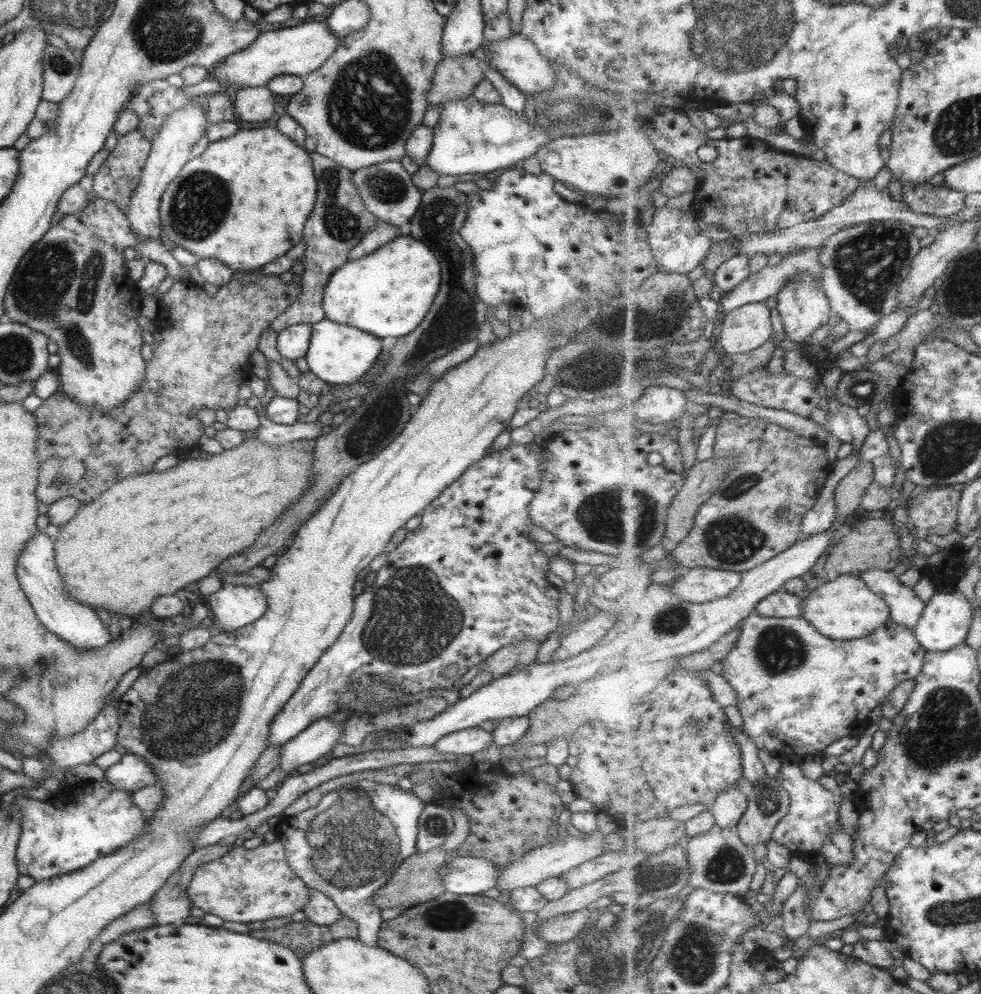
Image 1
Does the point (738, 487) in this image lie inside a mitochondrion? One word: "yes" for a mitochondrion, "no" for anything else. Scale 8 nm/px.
yes

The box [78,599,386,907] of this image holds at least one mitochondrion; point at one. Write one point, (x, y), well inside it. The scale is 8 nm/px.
(166, 725)

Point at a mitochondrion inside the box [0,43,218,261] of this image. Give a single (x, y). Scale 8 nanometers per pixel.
(59, 63)

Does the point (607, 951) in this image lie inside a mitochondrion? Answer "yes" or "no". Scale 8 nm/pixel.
yes

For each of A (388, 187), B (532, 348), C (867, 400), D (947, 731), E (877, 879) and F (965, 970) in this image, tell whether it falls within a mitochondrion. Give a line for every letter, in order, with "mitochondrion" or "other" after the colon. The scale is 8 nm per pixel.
A: mitochondrion
B: other
C: other
D: mitochondrion
E: other
F: other

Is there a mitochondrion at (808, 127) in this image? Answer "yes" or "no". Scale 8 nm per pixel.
no

